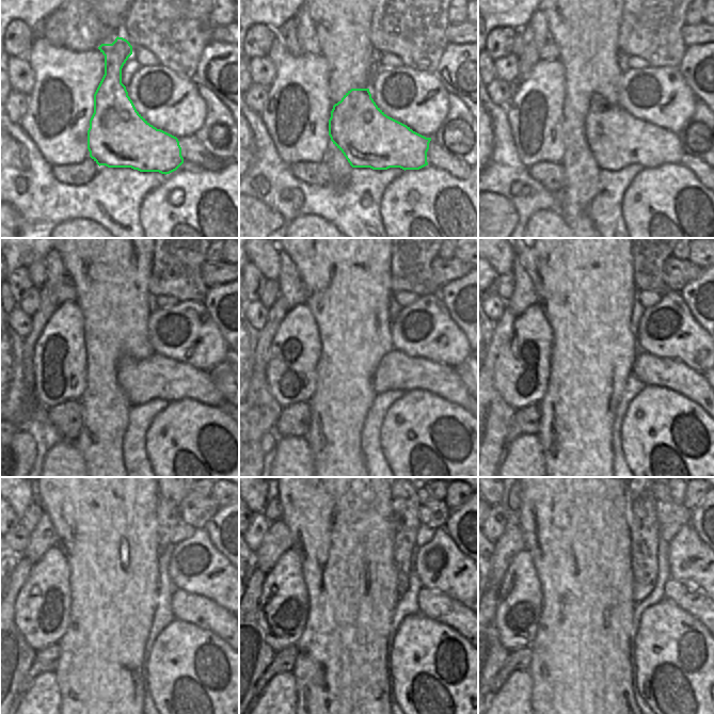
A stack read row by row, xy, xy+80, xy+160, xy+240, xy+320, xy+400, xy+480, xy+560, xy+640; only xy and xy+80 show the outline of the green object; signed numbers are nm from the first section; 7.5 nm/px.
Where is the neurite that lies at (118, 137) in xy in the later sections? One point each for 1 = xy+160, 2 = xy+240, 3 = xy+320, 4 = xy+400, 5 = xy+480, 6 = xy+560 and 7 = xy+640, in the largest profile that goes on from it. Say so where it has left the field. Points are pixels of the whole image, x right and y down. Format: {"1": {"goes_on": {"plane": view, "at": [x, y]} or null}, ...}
{"1": {"goes_on": {"plane": "xy+160", "at": [616, 139]}}, "2": {"goes_on": {"plane": "xy+240", "at": [155, 377]}}, "3": {"goes_on": {"plane": "xy+320", "at": [396, 370]}}, "4": {"goes_on": {"plane": "xy+400", "at": [650, 369]}}, "5": {"goes_on": {"plane": "xy+480", "at": [193, 608]}}, "6": {"goes_on": {"plane": "xy+560", "at": [433, 604]}}, "7": {"goes_on": {"plane": "xy+640", "at": [688, 598]}}}

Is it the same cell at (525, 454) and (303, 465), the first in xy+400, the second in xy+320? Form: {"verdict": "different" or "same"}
{"verdict": "same"}

